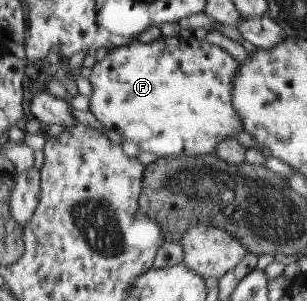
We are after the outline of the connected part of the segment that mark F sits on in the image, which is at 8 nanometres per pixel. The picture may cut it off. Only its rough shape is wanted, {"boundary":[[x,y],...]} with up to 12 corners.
{"boundary":[[208,39],[109,49],[89,110],[140,151],[245,130],[239,62]]}

